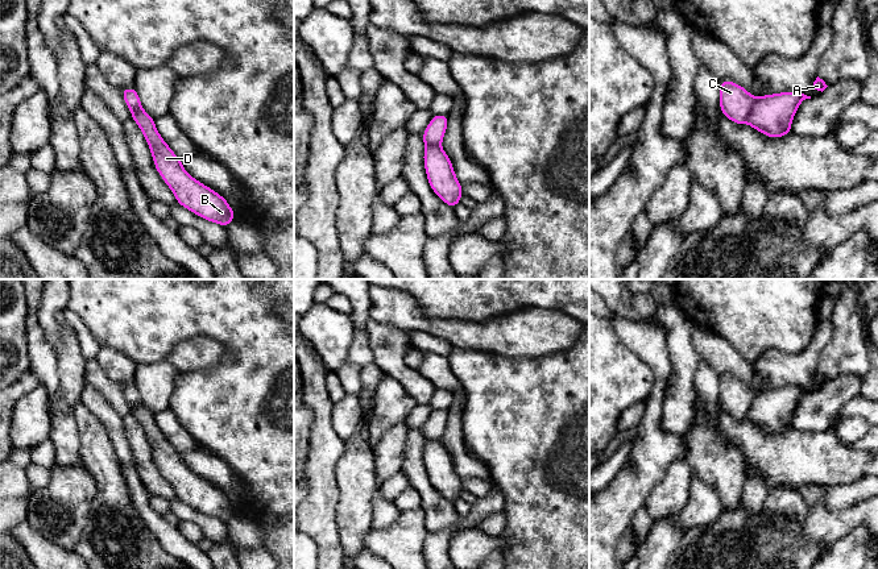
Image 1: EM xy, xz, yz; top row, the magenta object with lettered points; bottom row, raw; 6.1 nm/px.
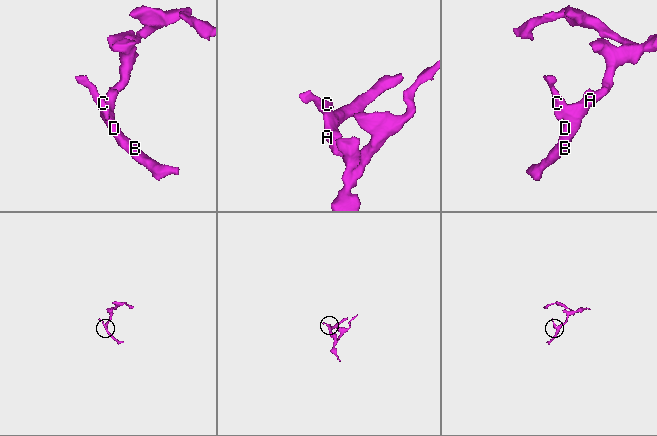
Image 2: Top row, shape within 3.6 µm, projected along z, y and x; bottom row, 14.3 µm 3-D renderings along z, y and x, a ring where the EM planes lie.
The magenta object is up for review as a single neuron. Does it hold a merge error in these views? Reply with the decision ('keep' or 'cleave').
cleave

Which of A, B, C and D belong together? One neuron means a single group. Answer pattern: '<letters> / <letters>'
A B D / C

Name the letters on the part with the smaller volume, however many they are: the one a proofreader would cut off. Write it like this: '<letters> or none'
C

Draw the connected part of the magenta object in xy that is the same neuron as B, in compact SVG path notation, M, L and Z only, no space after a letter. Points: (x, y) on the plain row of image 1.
M137 404L132 407L131 412L144 428L153 458L175 490L177 498L204 515L227 523L237 511L229 498L220 489L185 466L181 453L163 436L150 410L144 404Z

